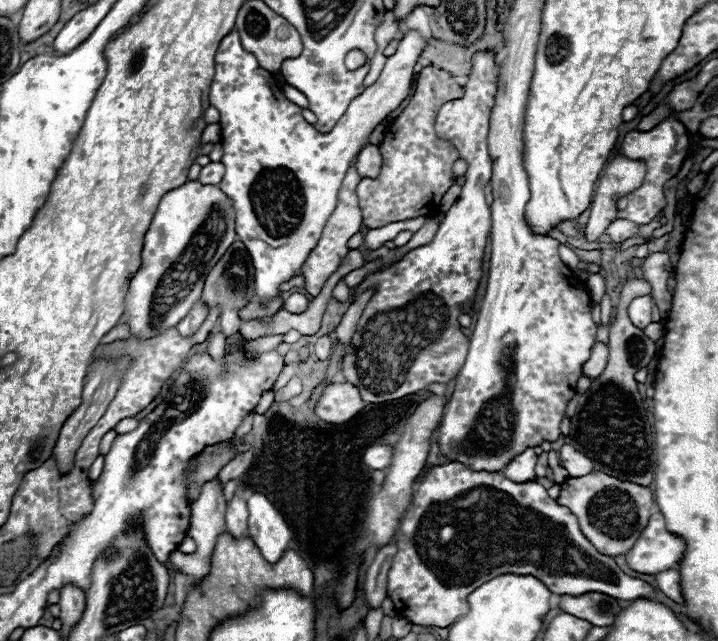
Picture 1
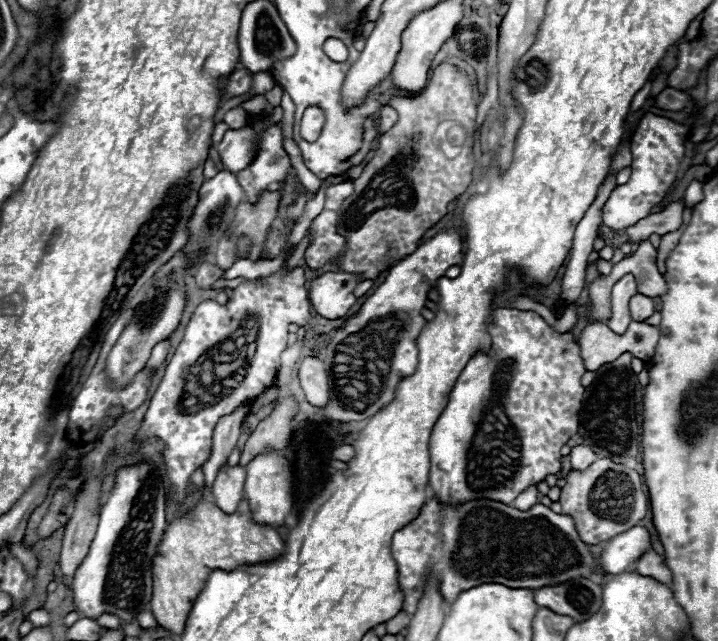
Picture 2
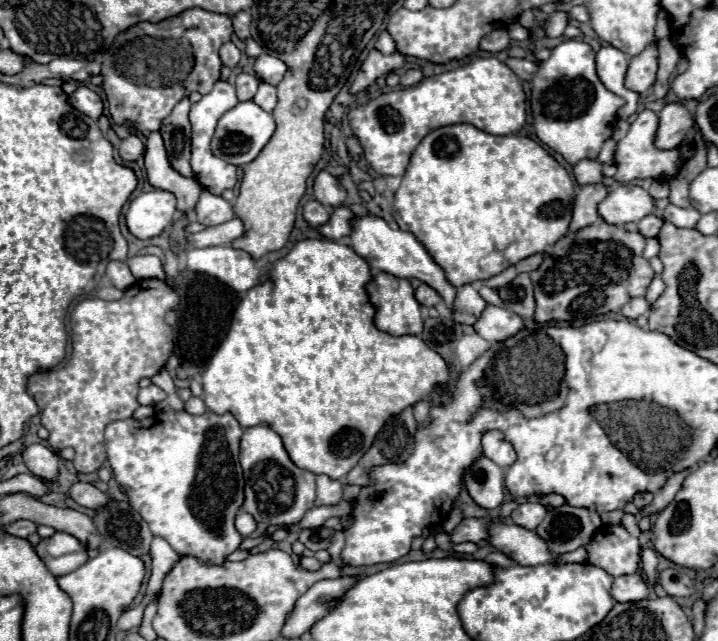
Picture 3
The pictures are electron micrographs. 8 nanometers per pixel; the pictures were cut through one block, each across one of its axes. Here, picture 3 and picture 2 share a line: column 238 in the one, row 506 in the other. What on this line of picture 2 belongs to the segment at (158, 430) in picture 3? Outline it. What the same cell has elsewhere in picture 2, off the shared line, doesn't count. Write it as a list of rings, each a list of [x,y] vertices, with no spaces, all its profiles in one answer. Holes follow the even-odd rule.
[[[430,498],[422,514],[394,534],[392,554],[398,564],[400,588],[406,594],[402,610],[408,614],[416,612],[428,574],[442,582],[442,598],[452,604],[462,590],[480,584],[496,582],[510,588],[542,588],[588,576],[598,568],[596,558],[580,540],[570,516],[554,514],[542,504],[520,512],[492,500],[474,500],[452,510]]]

